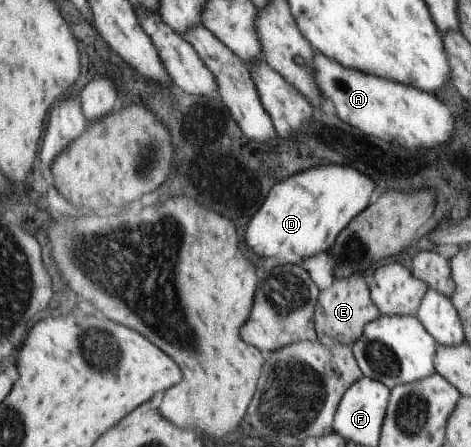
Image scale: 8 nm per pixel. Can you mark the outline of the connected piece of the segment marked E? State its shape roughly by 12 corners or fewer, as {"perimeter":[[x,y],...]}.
{"perimeter":[[361,274],[320,292],[318,339],[353,345],[382,316]]}

